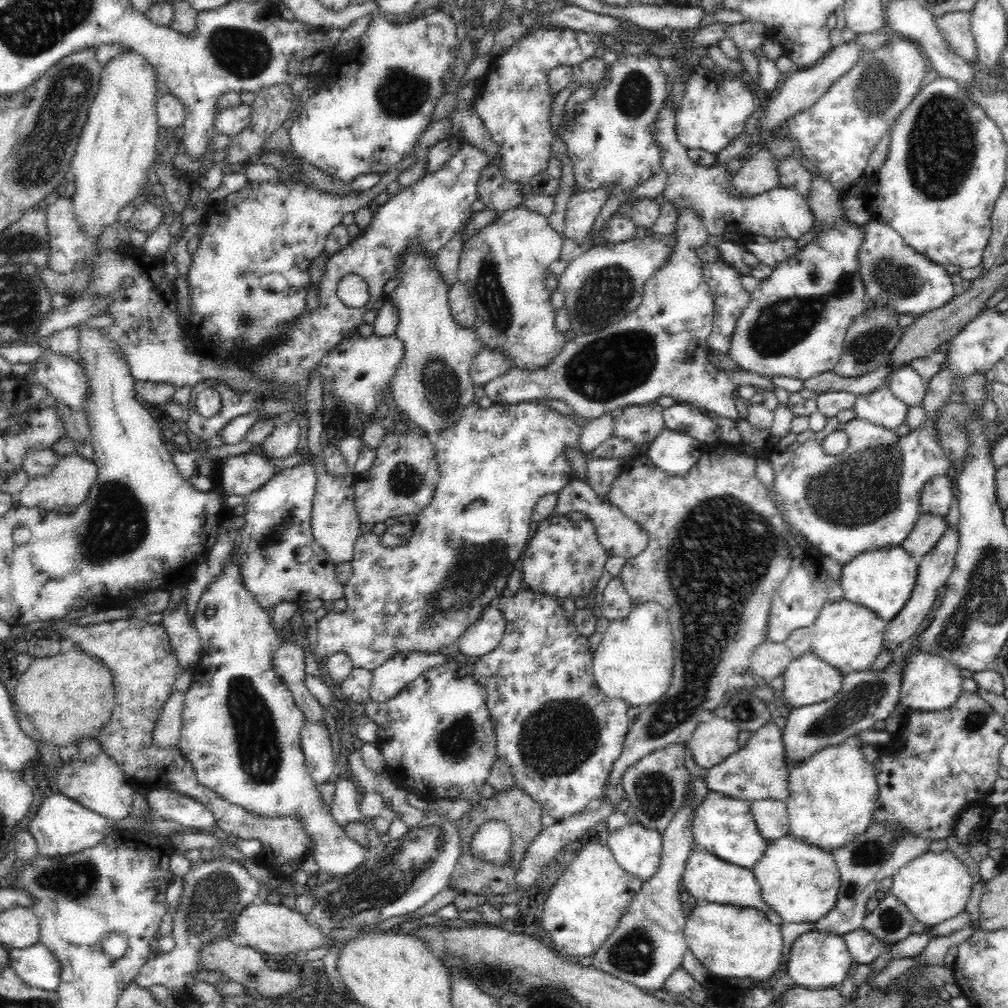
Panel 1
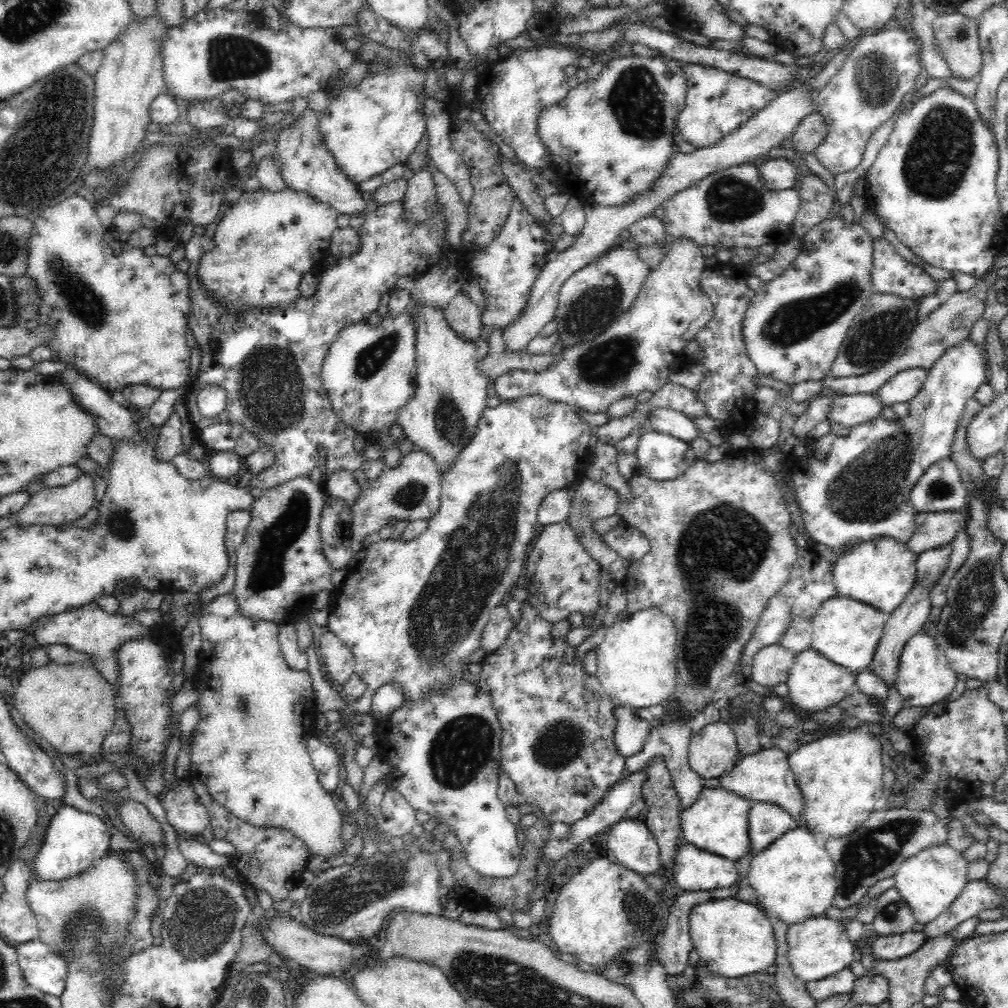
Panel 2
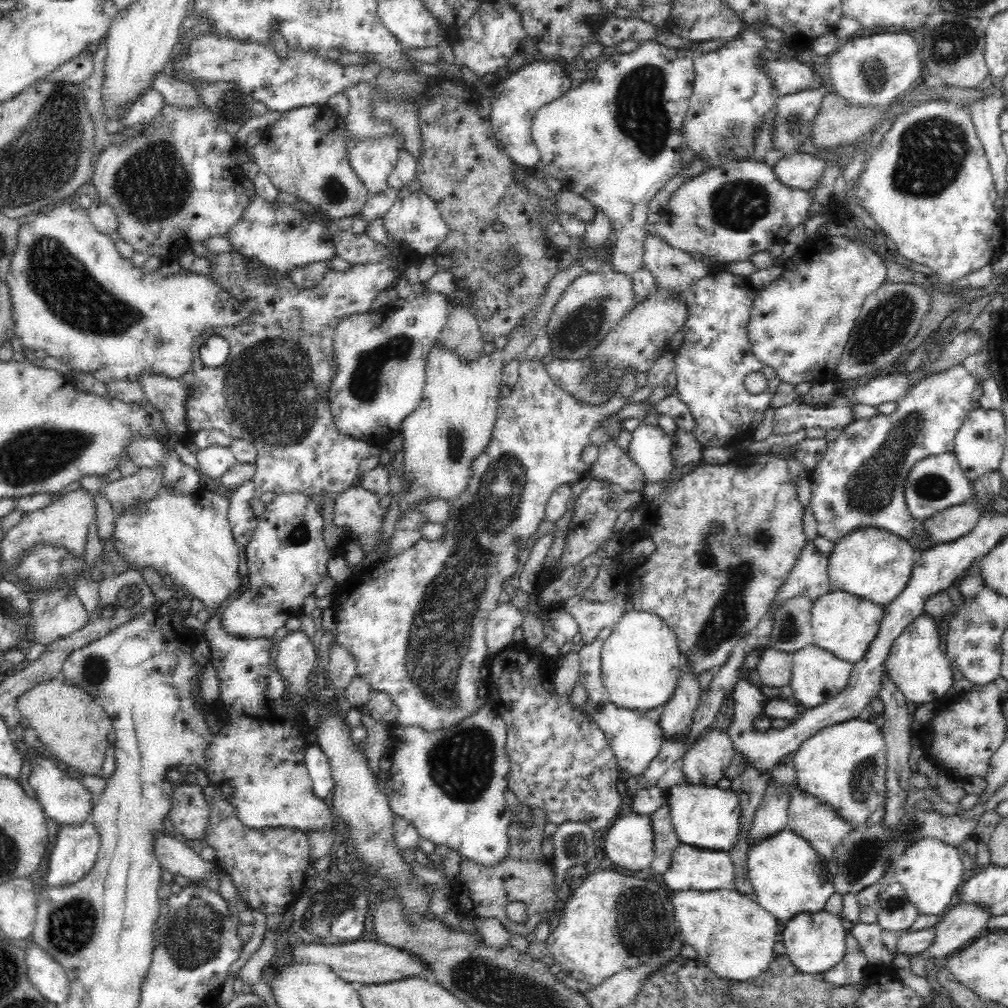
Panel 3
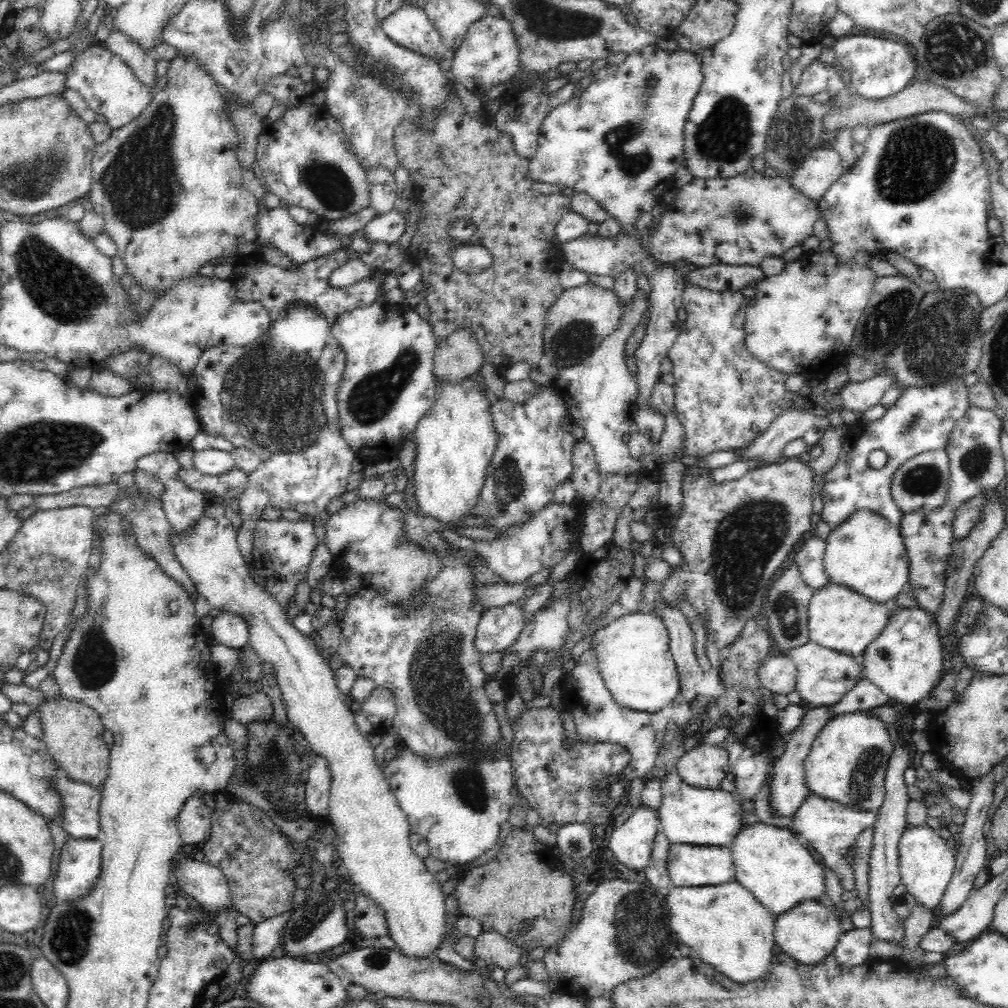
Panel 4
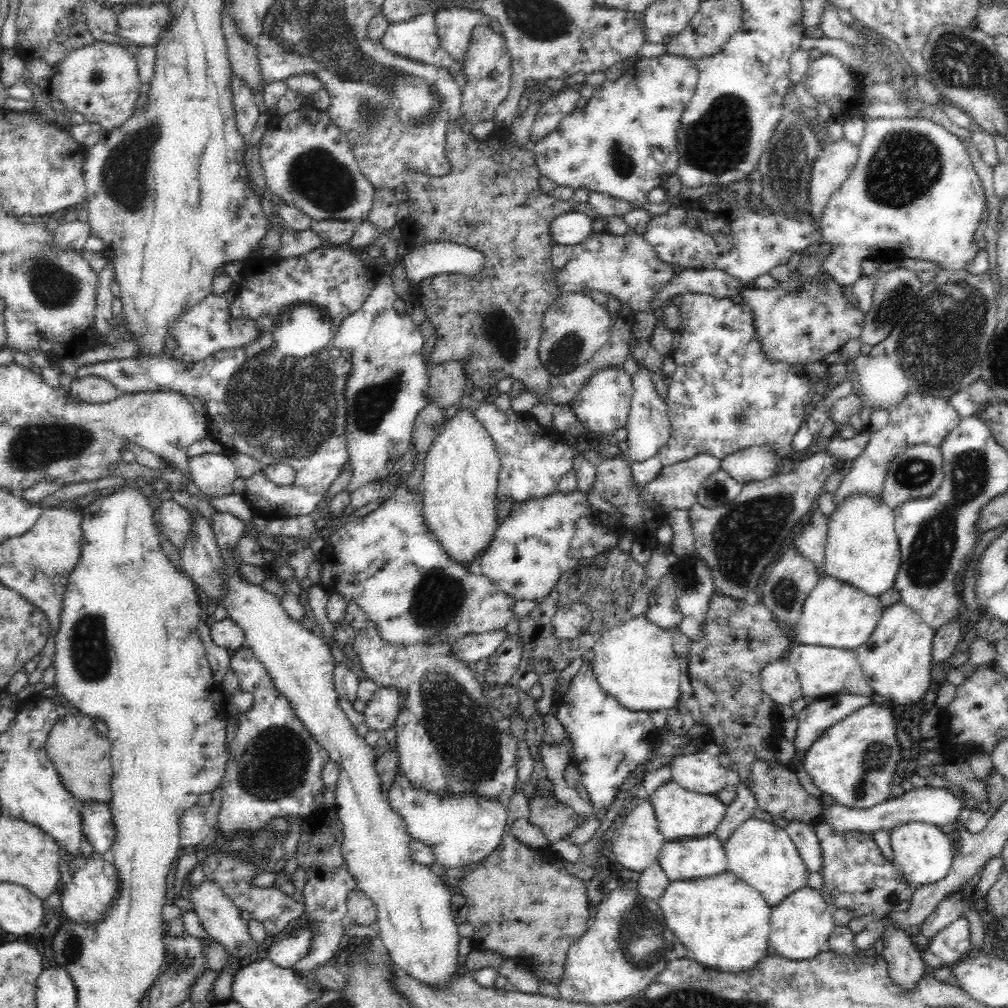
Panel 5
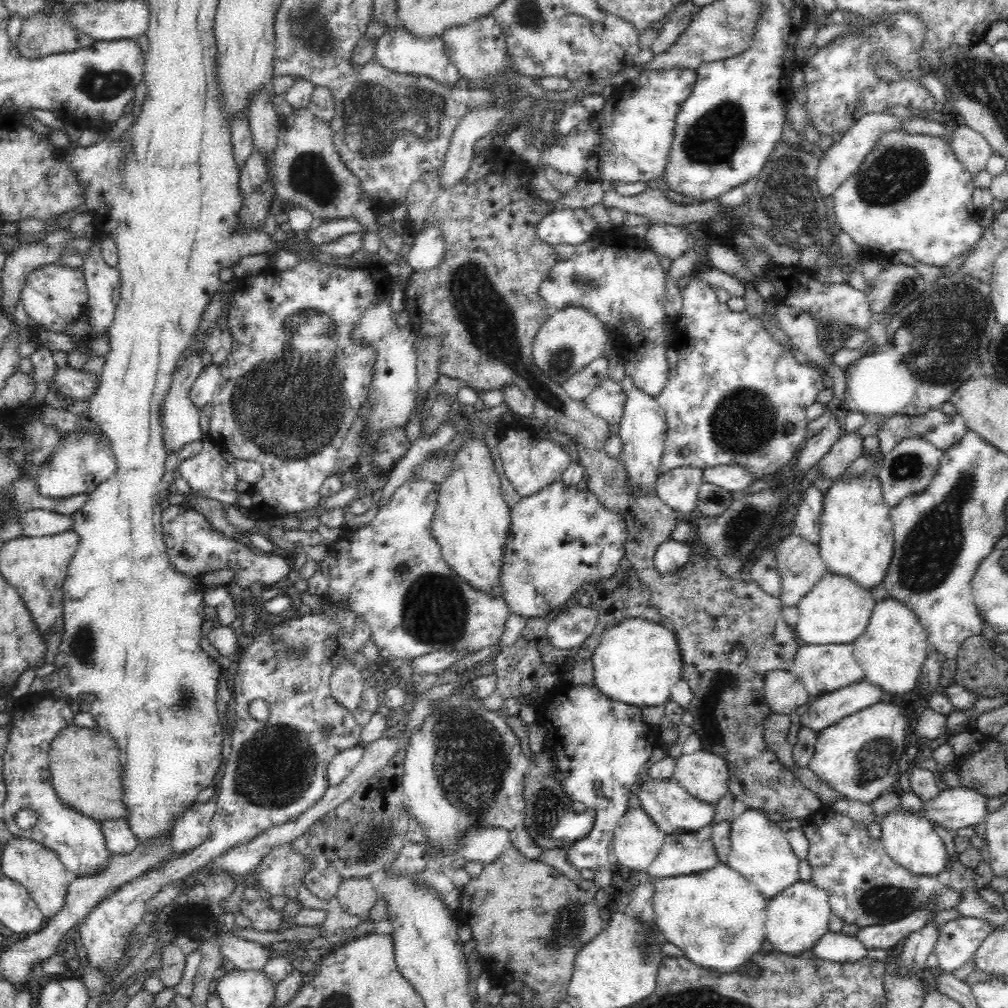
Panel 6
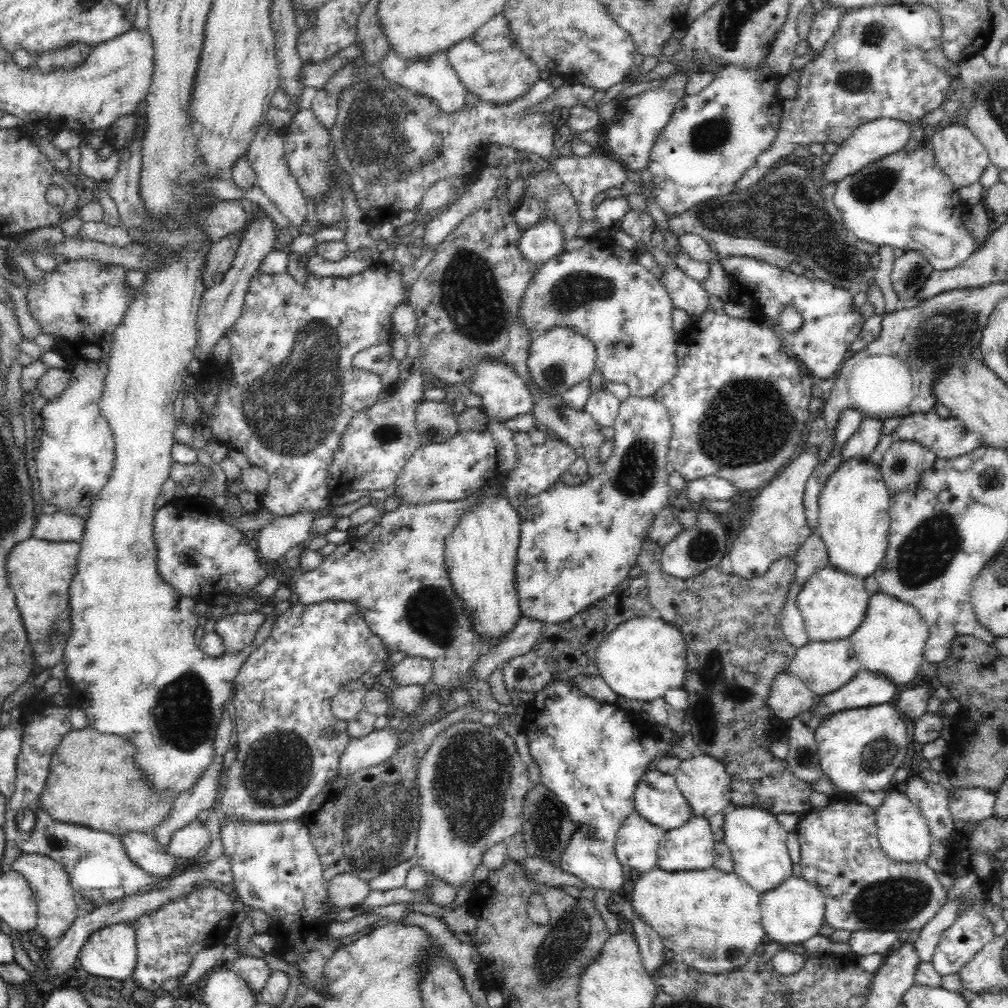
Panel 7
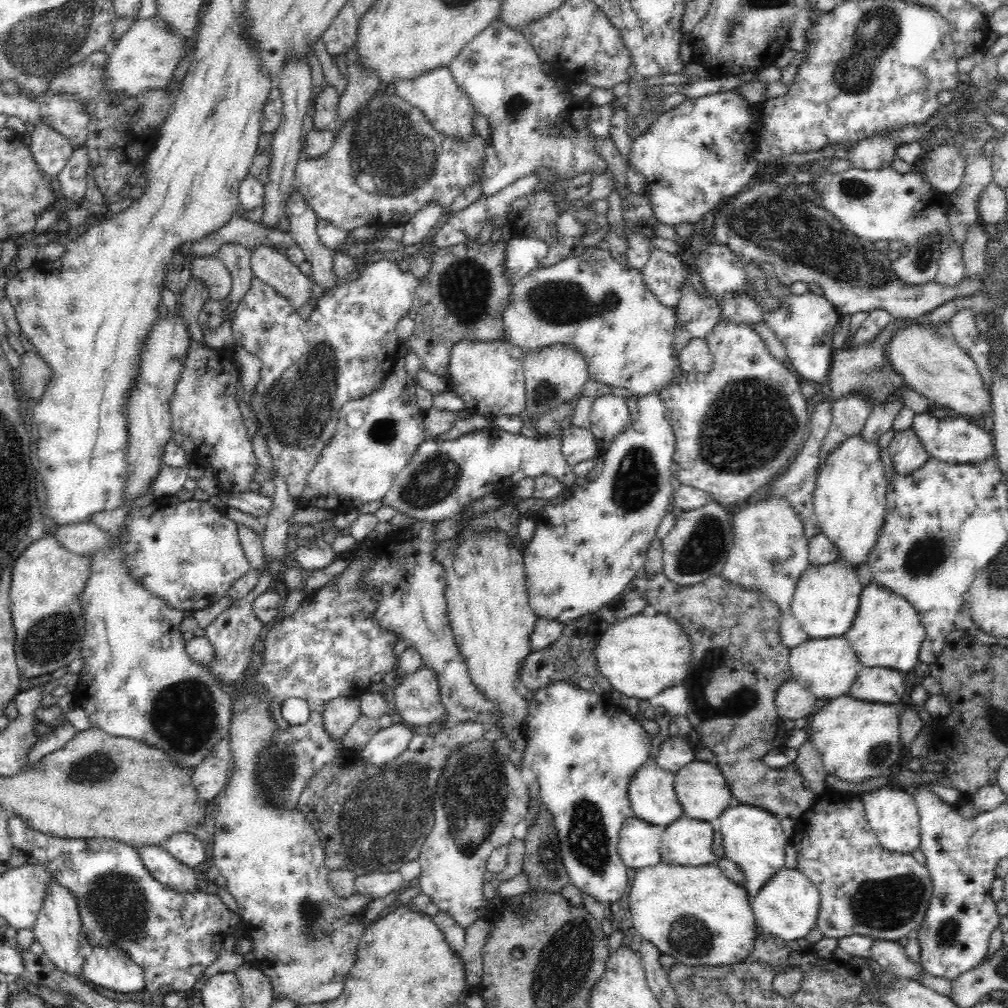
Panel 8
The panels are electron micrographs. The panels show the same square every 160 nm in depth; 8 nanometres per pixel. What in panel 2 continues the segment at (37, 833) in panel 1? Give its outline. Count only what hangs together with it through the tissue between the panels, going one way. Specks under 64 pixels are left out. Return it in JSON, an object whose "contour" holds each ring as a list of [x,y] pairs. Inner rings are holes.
{"contour":[[[61,806],[52,818],[42,847],[34,859],[36,878],[61,881],[78,877],[106,852],[110,839],[110,830],[98,815],[82,812],[72,806]]]}

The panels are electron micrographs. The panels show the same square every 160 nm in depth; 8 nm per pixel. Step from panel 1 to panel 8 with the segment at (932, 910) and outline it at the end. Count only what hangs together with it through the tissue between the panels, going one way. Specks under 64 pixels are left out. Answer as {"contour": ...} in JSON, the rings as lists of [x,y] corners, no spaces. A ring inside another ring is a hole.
{"contour":[[[882,787],[860,795],[864,817],[884,849],[894,853],[910,854],[920,842],[919,816],[912,796],[904,789]]]}

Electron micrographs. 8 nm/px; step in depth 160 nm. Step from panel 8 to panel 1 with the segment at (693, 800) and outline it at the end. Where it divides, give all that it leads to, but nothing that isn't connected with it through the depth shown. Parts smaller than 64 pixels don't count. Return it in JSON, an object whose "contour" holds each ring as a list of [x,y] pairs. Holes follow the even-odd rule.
{"contour":[[[720,713],[707,722],[700,722],[689,739],[692,759],[706,770],[719,765],[740,749],[738,733],[738,727]]]}

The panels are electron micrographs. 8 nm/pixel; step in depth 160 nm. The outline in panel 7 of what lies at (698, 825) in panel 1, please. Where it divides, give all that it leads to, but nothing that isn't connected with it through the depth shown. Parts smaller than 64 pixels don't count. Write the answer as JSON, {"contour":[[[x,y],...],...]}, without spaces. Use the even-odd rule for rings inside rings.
{"contour":[[[653,766],[637,781],[633,800],[642,818],[666,830],[682,826],[693,815],[677,787],[675,775],[662,774]]]}

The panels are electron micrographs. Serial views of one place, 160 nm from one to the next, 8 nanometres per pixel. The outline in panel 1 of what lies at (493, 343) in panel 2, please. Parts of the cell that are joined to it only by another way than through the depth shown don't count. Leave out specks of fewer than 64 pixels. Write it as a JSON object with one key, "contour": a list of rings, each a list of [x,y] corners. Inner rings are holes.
{"contour":[[[483,348],[471,362],[469,373],[475,386],[481,389],[487,382],[506,374],[512,367],[513,358],[505,352]]]}

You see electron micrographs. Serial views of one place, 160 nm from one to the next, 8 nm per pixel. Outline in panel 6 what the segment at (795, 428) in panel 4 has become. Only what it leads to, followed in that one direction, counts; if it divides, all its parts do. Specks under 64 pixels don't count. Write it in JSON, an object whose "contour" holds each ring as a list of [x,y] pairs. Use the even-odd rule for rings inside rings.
{"contour":[[[713,466],[702,471],[702,483],[712,483],[729,493],[744,490],[752,484],[748,469],[740,466]]]}

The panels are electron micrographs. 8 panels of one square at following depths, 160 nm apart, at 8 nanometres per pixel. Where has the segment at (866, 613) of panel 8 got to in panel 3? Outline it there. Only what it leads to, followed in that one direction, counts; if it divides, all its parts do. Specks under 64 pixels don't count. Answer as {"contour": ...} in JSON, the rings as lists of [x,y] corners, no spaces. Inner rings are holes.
{"contour":[[[925,613],[918,614],[912,622],[908,622],[904,626],[900,636],[890,646],[888,657],[883,665],[883,675],[886,675],[896,685],[896,689],[904,695],[905,700],[908,700],[908,702],[926,704],[926,702],[934,702],[936,698],[947,697],[949,695],[948,689],[952,687],[953,683],[952,671],[949,659],[940,649],[940,636],[938,633],[934,617]]]}

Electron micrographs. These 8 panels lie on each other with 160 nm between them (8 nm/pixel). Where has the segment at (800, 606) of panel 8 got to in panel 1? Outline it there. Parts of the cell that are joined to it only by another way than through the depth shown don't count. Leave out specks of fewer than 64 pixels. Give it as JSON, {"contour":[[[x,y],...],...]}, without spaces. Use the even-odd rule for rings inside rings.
{"contour":[[[842,598],[822,606],[814,624],[811,624],[811,652],[828,662],[845,677],[858,671],[868,671],[880,656],[885,622],[875,612]]]}

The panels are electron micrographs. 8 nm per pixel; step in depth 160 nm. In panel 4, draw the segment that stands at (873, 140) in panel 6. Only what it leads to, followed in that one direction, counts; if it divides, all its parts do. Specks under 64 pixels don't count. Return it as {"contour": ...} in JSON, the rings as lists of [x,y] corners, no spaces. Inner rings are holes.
{"contour":[[[830,146],[816,148],[795,171],[791,186],[814,202],[845,172],[839,152]]]}

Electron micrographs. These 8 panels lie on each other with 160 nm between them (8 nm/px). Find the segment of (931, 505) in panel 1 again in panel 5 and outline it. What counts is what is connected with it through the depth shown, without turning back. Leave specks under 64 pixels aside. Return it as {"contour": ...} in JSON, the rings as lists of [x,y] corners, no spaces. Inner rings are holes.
{"contour":[[[928,444],[908,446],[902,454],[896,454],[894,460],[890,462],[879,496],[892,510],[906,502],[906,500],[932,496],[942,482],[941,464],[941,447]]]}

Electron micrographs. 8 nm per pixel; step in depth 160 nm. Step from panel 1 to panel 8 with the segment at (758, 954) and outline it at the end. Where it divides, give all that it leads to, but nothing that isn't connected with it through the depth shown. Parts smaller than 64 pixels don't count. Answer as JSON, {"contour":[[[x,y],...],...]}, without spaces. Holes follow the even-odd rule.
{"contour":[[[658,863],[636,869],[630,892],[628,908],[642,940],[651,942],[660,954],[674,958],[675,964],[686,966],[722,966],[742,962],[752,952],[752,940],[758,932],[747,890],[732,882],[716,864],[682,866]]]}

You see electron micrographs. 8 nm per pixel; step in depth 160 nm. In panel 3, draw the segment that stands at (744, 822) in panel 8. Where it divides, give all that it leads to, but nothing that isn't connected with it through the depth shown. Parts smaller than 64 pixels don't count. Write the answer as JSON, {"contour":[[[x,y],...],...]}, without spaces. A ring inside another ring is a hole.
{"contour":[[[785,828],[752,842],[747,855],[748,876],[754,892],[752,897],[778,921],[786,921],[804,911],[825,910],[824,905],[835,891],[834,885],[828,882],[832,870],[802,837]]]}

